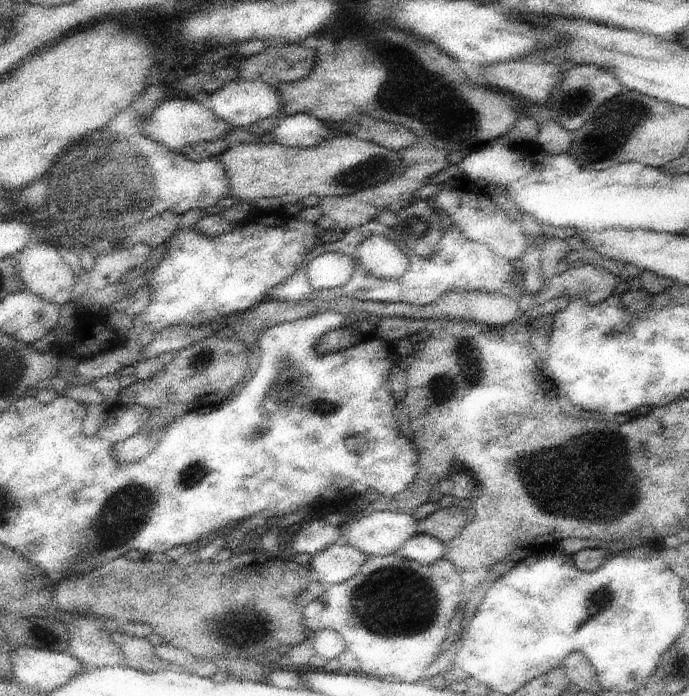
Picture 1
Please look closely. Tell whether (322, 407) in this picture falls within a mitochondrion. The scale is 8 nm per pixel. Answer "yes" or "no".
yes

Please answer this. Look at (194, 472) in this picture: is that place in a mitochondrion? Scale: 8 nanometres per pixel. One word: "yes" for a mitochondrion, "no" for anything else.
yes

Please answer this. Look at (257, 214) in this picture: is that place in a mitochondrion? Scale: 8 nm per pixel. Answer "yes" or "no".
no

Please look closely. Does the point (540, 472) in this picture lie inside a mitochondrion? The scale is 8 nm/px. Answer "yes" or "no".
yes

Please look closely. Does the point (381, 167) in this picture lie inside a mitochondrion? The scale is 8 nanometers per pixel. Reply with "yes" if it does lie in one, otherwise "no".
yes

